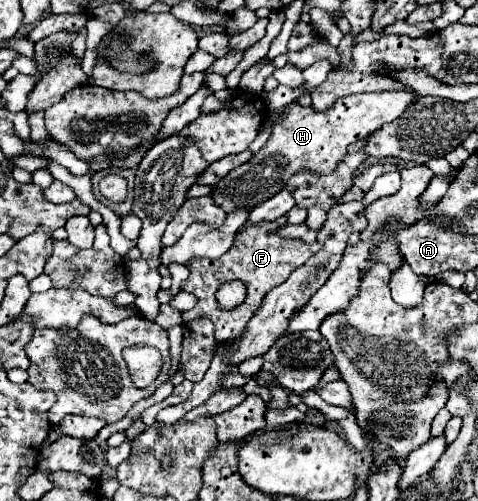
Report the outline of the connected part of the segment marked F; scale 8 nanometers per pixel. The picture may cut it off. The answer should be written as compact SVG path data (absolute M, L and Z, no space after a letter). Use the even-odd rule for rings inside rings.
M280 216L274 222L258 222L258 224L250 224L244 222L244 226L238 230L234 246L222 254L222 258L216 260L208 260L208 258L192 258L186 266L190 270L188 280L182 282L182 290L190 292L198 298L198 304L192 310L182 312L182 320L190 322L194 318L210 318L216 326L216 340L224 342L230 338L238 338L238 334L246 328L248 320L254 316L254 310L260 306L262 298L268 294L268 290L272 290L274 286L282 284L288 280L288 276L292 274L292 270L296 270L298 266L302 266L312 254L316 254L322 244L320 242L302 242L302 240L292 240L292 238L282 238L278 236L278 230L282 226L286 226L288 220L286 216ZM232 280L242 280L248 288L248 296L244 300L244 304L240 304L234 310L222 310L216 302L216 290L222 282L232 282Z

